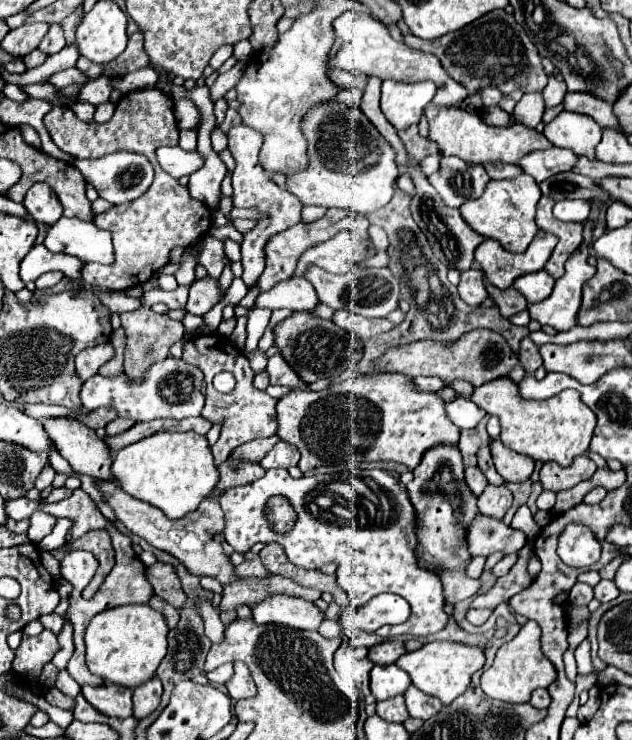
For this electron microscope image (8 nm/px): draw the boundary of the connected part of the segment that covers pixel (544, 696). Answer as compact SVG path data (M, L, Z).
M546 688L534 690L534 694L530 698L530 704L536 706L536 708L548 708L550 706L550 692Z

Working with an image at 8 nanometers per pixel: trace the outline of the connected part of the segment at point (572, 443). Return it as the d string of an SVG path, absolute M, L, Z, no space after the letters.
M508 376L486 382L474 390L472 402L476 402L486 414L494 414L500 420L500 440L510 450L530 456L540 462L558 462L560 466L570 466L572 460L584 454L590 446L592 432L596 426L594 412L582 402L576 390L564 390L554 398L546 400L526 400L518 394L518 386Z

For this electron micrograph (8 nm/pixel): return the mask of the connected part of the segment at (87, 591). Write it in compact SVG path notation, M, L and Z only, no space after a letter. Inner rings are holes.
M92 530L92 532L84 534L82 538L79 538L72 544L64 544L62 548L52 550L52 556L54 556L56 560L62 560L62 558L66 556L66 550L70 550L70 548L88 550L88 552L92 552L92 554L98 558L98 562L100 562L96 576L92 578L92 582L90 582L90 584L84 588L84 592L82 592L82 596L84 596L86 600L90 600L90 598L94 598L96 590L100 588L100 584L104 582L104 578L108 576L108 572L110 572L112 566L114 566L114 548L112 548L112 544L110 544L110 536L108 536L106 530Z

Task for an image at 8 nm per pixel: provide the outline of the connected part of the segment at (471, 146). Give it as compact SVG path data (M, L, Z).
M430 104L426 108L426 118L430 124L430 136L438 146L440 152L446 156L458 156L474 164L486 164L486 162L506 162L506 164L518 164L518 158L524 158L526 154L534 150L546 150L552 148L552 142L534 128L528 128L526 124L512 124L504 128L488 126L478 112L466 112L462 108L444 108Z

